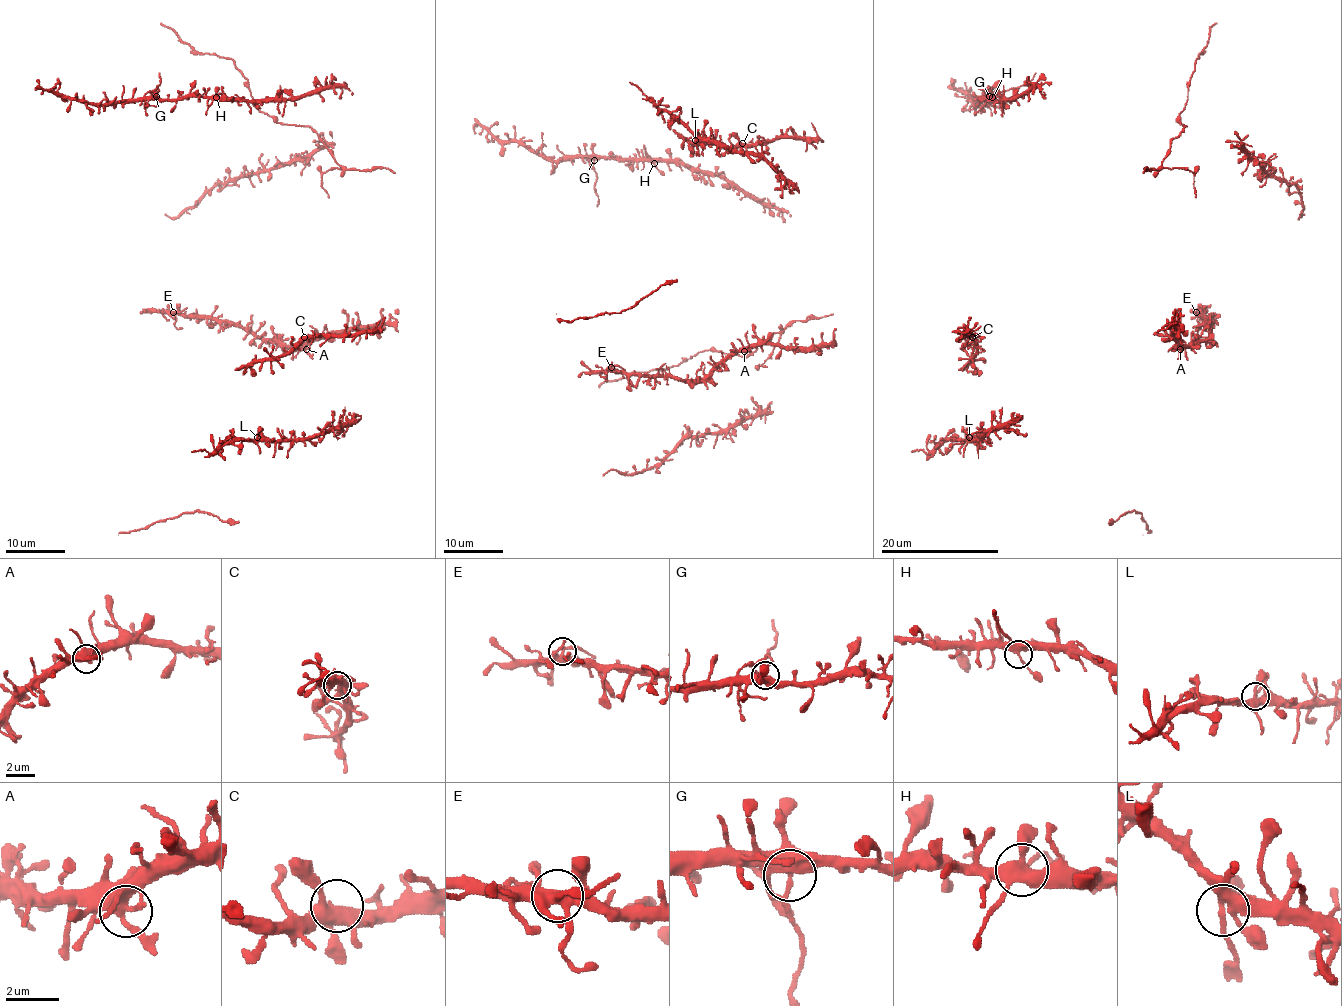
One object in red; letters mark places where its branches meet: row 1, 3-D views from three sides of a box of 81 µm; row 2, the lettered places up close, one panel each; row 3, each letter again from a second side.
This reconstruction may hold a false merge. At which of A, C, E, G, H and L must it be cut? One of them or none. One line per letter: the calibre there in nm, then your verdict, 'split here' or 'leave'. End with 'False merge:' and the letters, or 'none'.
A: 380 nm thick; leave
C: 400 nm thick; leave
E: 400 nm thick; leave
G: 400 nm thick; split here
H: 400 nm thick; leave
L: 400 nm thick; leave
False merge: G

